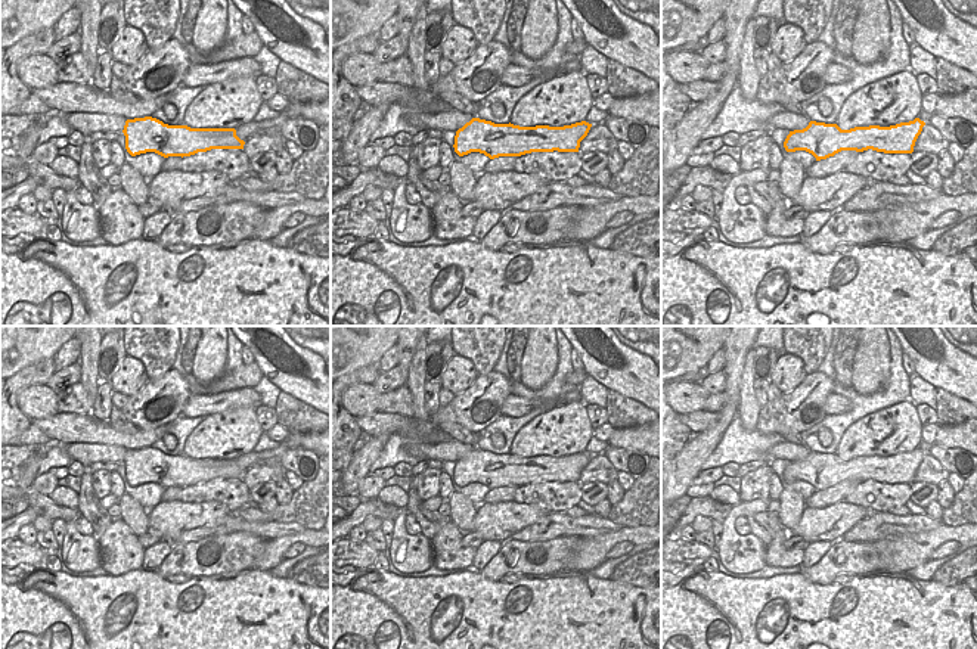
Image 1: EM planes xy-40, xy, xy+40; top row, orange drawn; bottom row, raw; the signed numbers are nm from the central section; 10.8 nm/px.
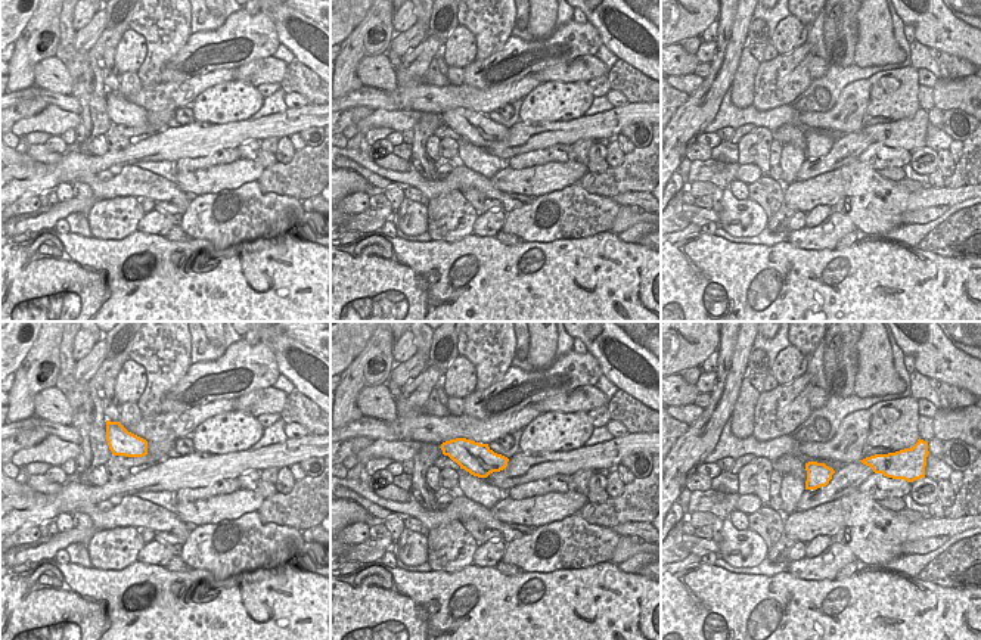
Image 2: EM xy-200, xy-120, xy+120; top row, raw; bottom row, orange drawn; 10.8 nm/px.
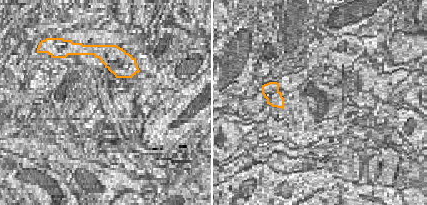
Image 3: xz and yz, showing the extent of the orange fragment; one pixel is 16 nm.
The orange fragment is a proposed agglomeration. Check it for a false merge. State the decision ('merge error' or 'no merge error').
no merge error

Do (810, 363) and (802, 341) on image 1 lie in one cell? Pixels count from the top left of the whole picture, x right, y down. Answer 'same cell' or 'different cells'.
same cell

